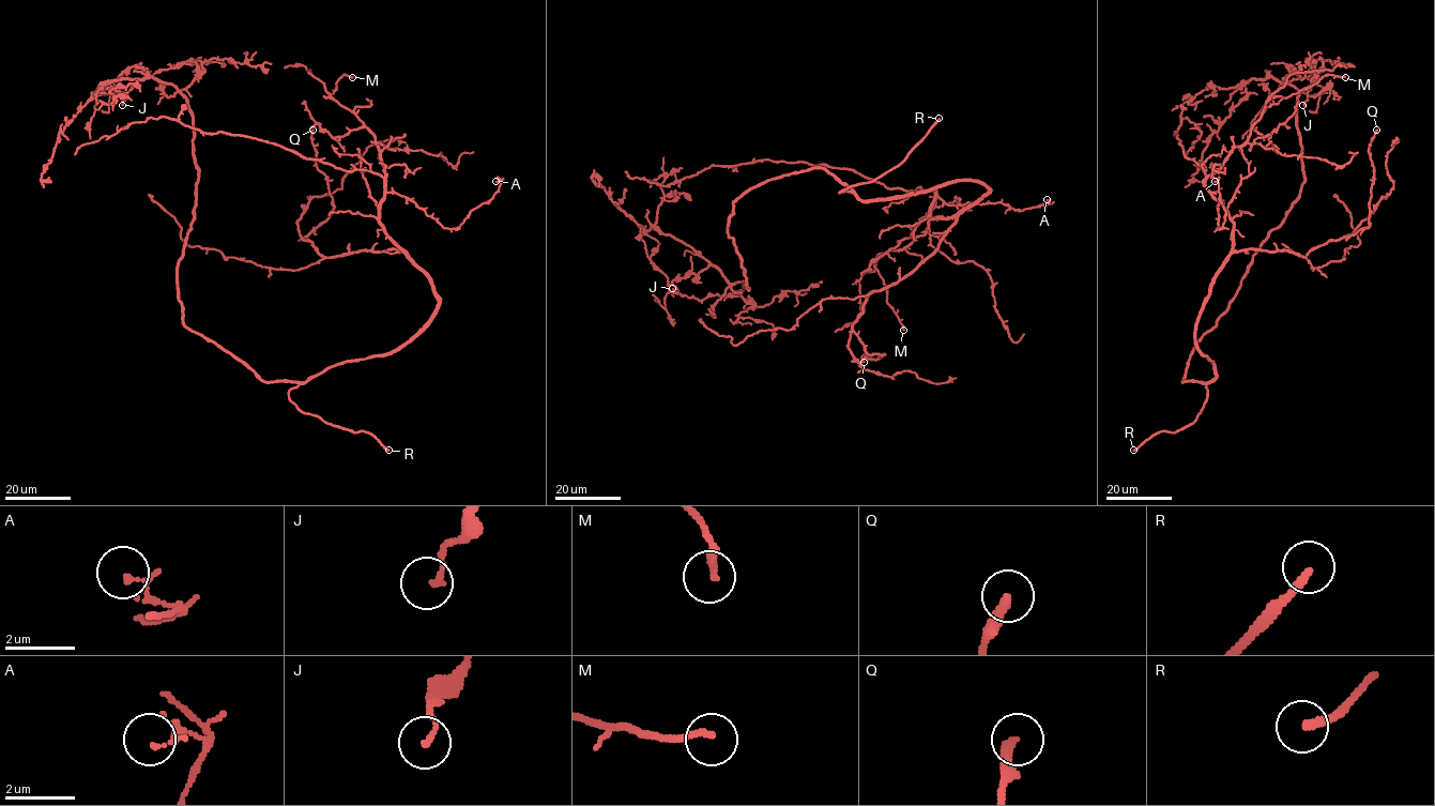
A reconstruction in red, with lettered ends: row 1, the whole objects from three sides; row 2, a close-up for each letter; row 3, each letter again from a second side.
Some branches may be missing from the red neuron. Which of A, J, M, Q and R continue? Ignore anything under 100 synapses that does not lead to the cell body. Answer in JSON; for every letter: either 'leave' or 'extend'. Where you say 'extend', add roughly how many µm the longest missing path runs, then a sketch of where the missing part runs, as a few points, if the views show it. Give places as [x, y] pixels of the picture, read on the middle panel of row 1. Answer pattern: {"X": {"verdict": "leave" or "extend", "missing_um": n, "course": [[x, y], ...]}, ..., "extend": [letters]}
{"A": {"verdict": "leave"}, "J": {"verdict": "leave"}, "M": {"verdict": "leave"}, "Q": {"verdict": "leave"}, "R": {"verdict": "extend", "missing_um": 20, "course": [[939, 118], [965, 95], [977, 80], [977, 72]]}, "extend": ["R"]}

